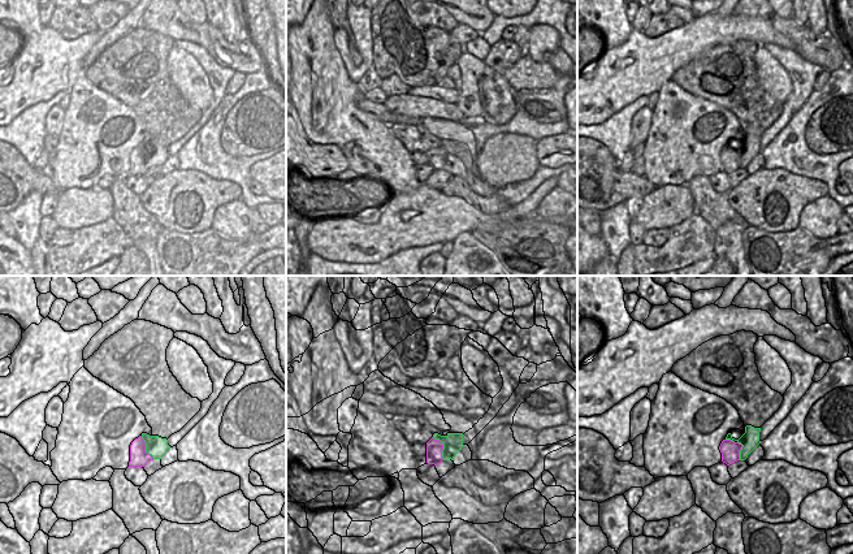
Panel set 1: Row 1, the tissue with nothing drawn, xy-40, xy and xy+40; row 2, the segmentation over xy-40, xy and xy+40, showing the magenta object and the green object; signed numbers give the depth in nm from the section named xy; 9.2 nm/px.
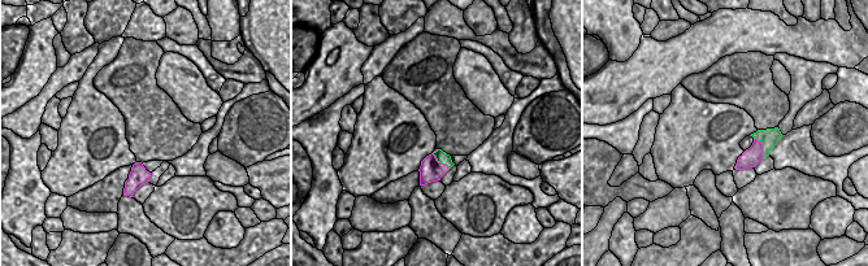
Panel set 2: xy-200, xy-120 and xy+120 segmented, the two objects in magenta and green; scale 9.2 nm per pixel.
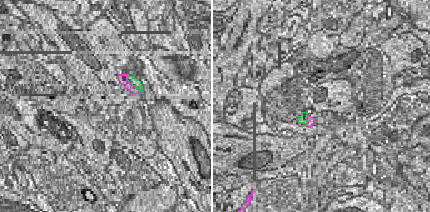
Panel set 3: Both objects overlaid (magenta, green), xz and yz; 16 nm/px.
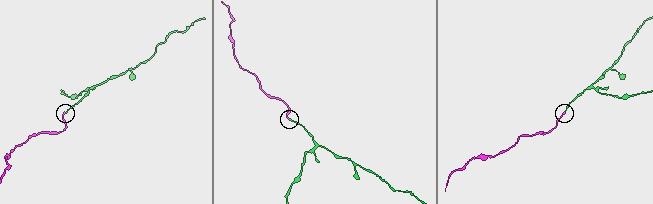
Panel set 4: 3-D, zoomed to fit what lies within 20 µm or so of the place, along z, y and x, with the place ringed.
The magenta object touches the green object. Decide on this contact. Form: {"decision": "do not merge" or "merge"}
{"decision": "merge"}

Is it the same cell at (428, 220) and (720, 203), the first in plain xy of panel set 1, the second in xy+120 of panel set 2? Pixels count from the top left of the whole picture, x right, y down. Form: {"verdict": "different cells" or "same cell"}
{"verdict": "same cell"}

